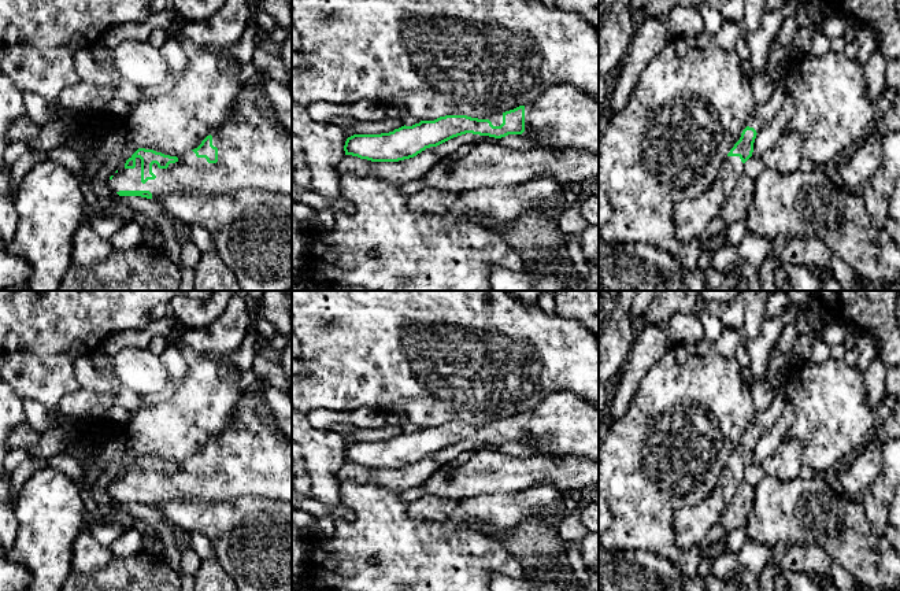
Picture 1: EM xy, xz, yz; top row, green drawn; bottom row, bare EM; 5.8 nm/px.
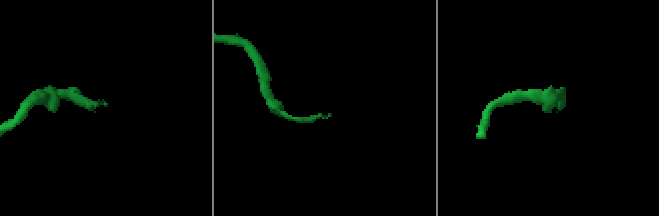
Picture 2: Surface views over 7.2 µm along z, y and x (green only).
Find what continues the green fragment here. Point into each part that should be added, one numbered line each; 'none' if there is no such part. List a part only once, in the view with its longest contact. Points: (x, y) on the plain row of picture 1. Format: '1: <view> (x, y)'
1: xy (254, 454)

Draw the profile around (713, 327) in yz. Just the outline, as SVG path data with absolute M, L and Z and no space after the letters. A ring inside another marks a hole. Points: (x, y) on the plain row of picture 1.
M703 310L699 314L699 319L703 325L704 332L705 332L705 339L716 340L721 336L725 325L716 317L710 314L707 310Z

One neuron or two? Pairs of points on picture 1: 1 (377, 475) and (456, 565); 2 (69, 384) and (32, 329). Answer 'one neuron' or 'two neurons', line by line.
1: two neurons
2: one neuron

